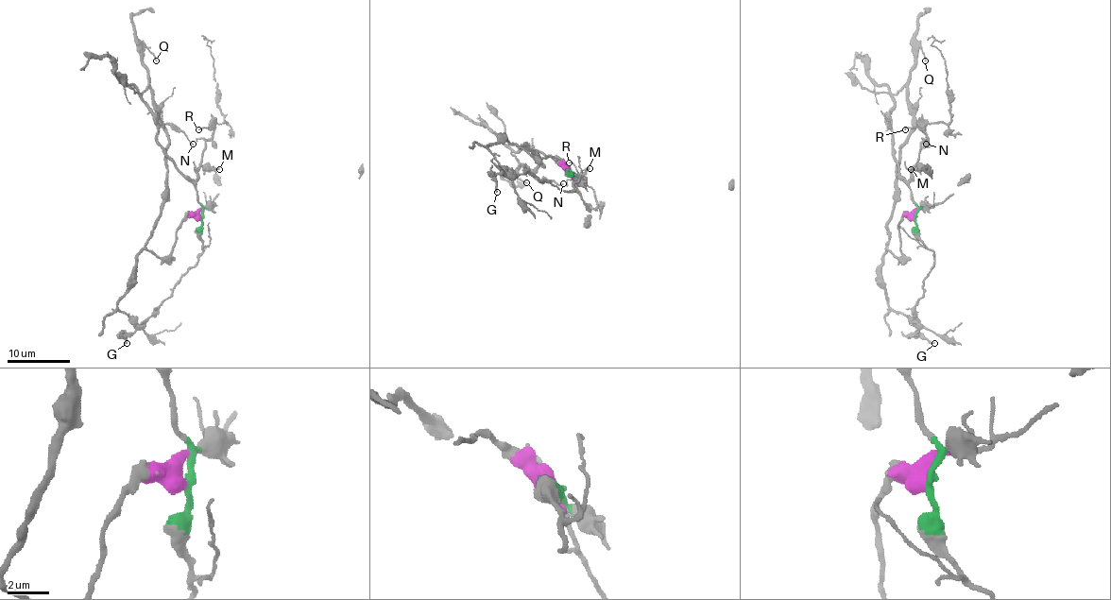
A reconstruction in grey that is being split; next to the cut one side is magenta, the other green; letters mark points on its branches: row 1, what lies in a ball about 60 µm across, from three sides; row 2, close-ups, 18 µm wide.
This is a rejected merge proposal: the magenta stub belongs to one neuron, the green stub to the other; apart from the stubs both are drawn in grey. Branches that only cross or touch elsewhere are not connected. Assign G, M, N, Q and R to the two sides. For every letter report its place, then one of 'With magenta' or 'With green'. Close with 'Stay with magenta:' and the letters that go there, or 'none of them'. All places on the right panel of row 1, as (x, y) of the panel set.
G: Place: (934, 343). With green
M: Place: (911, 169). With green
N: Place: (926, 144). With magenta
Q: Place: (925, 60). With magenta
R: Place: (905, 129). With green
Stay with magenta: N, Q

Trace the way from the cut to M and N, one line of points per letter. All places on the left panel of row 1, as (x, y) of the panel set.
M: (200, 218), (202, 204), (197, 199), (196, 187), (197, 171), (202, 166), (219, 169)
N: (200, 218), (181, 223), (169, 254), (158, 258), (146, 248), (165, 188), (164, 126), (175, 126), (193, 145)

